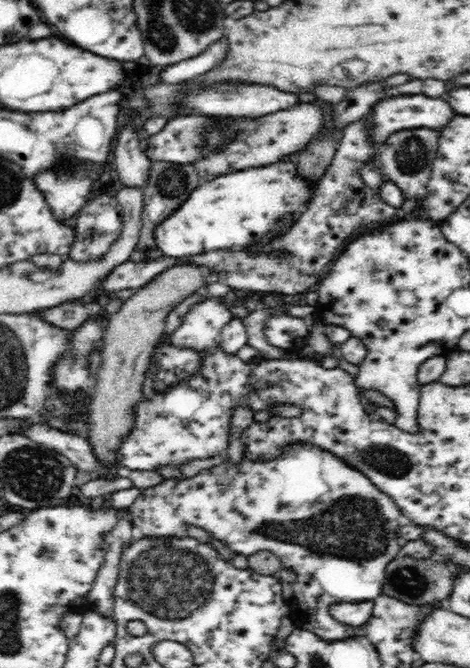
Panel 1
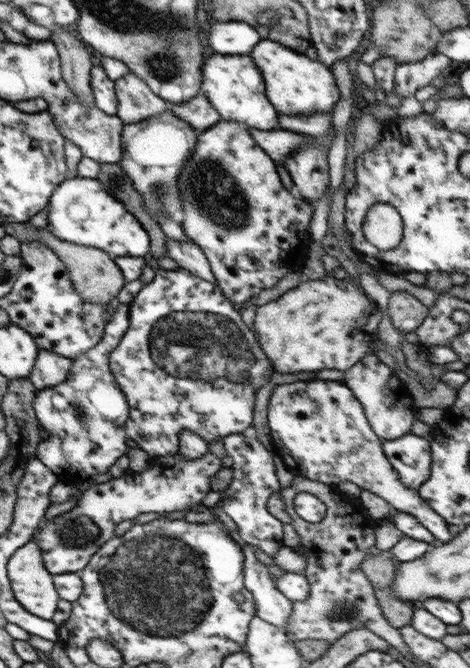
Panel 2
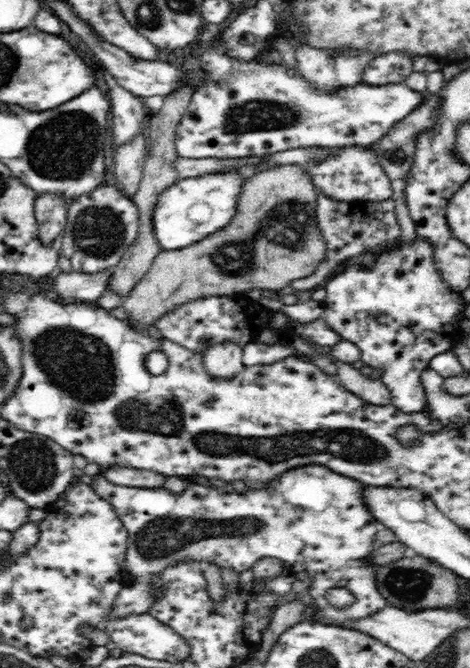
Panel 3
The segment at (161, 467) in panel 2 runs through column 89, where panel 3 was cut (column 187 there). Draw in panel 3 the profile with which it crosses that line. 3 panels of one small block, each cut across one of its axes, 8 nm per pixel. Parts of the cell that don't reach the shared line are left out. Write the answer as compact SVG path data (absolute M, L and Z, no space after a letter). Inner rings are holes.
M308 464L308 466L302 466L298 468L292 468L286 473L279 474L275 479L270 480L268 484L264 485L262 488L248 488L246 492L216 492L216 489L211 486L201 486L200 484L190 482L188 488L180 494L176 494L167 490L165 487L162 488L128 488L124 486L114 486L108 483L103 476L96 475L96 482L92 485L93 490L96 494L103 498L103 500L108 500L120 515L124 527L128 531L127 538L127 552L126 552L126 569L134 577L139 579L144 579L152 574L158 574L170 566L172 562L178 562L178 560L198 560L199 562L214 562L220 567L230 567L236 572L244 572L252 568L252 564L256 563L256 560L264 559L266 557L275 557L282 560L284 563L289 564L293 567L296 573L305 572L310 578L308 582L308 594L314 598L314 604L316 604L316 610L318 612L317 620L320 623L328 626L338 626L340 628L346 628L348 622L356 622L356 620L362 620L362 618L368 618L368 616L374 616L378 614L380 610L384 610L386 606L389 606L388 600L378 592L378 585L376 584L376 575L378 565L373 564L373 556L376 549L380 546L380 543L376 540L376 534L378 534L381 522L372 515L372 511L368 510L368 504L365 498L365 491L367 486L360 483L359 480L350 478L348 476L341 475L340 473L333 472L330 468L316 465ZM332 588L346 588L350 590L358 602L350 608L350 610L338 610L337 608L332 608L326 604L326 590L332 590Z

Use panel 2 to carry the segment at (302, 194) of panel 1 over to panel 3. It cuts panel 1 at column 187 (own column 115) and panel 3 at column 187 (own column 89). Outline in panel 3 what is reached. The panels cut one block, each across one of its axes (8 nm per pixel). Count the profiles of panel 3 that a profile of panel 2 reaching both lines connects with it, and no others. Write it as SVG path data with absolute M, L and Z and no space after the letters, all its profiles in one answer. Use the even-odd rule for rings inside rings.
M230 171L182 179L164 190L154 212L154 235L163 250L176 251L192 246L232 225L237 218L238 198L246 180L238 171Z

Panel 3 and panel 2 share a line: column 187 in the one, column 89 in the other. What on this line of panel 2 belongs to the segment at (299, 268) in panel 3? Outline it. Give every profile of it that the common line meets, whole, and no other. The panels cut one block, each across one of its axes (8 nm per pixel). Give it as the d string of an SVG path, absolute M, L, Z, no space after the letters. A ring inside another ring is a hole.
M28 222L3 224L2 228L4 229L5 234L13 236L19 243L25 241L41 241L41 243L45 243L45 245L47 245L47 247L63 261L63 265L65 265L65 269L67 269L67 273L69 273L72 287L81 297L81 300L84 300L85 302L104 306L117 296L117 293L121 290L123 284L126 283L122 272L113 262L113 258L102 250L91 248L89 246L81 246L81 244L65 242L65 240L61 240L61 238L55 238L47 228L37 229L31 227Z

